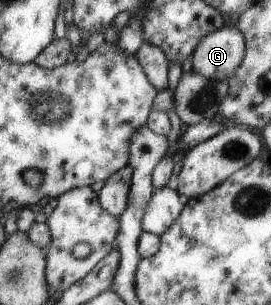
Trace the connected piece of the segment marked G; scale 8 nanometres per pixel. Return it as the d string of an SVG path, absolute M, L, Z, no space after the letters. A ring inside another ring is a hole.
M225 24L199 41L191 55L192 69L207 79L225 84L241 65L245 52L243 33L236 26Z

